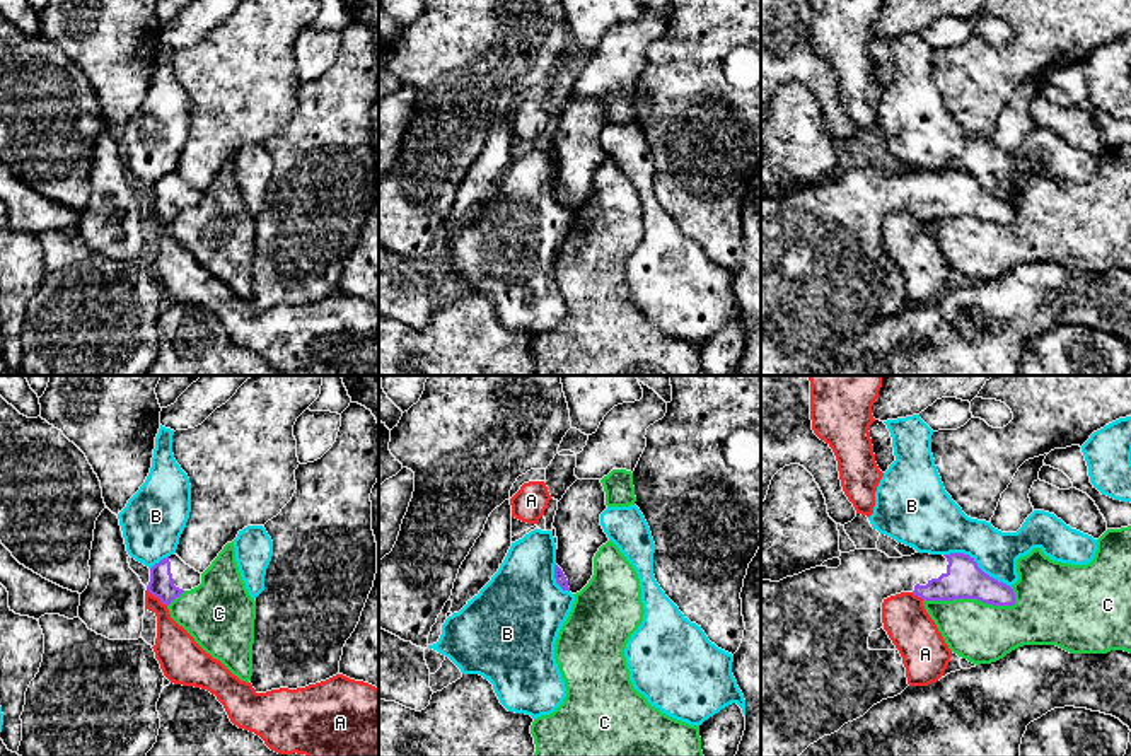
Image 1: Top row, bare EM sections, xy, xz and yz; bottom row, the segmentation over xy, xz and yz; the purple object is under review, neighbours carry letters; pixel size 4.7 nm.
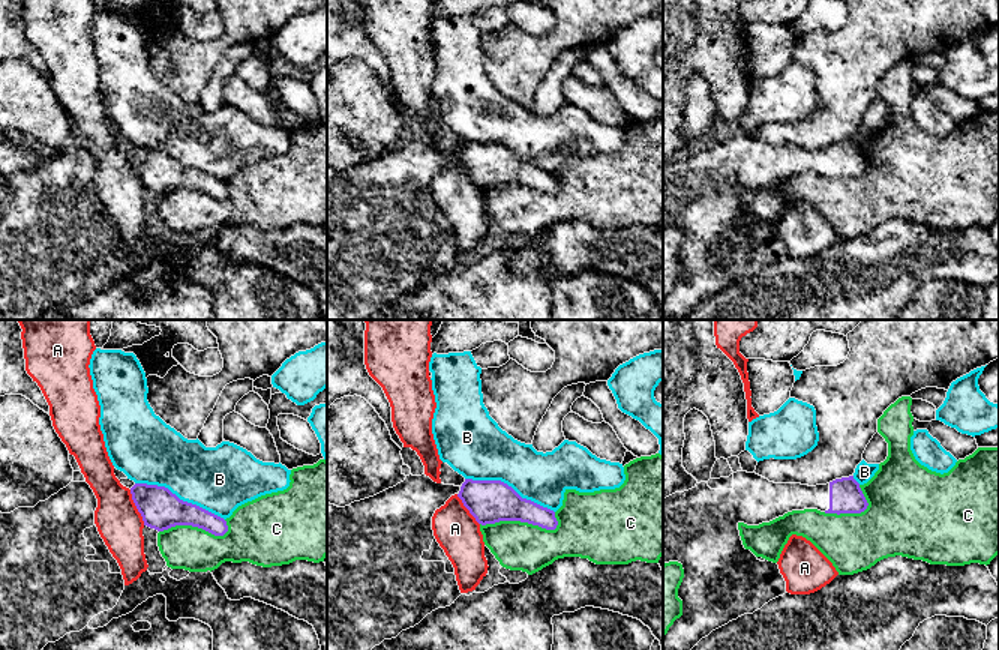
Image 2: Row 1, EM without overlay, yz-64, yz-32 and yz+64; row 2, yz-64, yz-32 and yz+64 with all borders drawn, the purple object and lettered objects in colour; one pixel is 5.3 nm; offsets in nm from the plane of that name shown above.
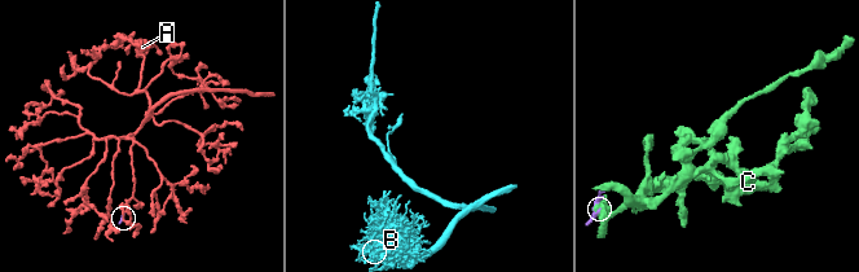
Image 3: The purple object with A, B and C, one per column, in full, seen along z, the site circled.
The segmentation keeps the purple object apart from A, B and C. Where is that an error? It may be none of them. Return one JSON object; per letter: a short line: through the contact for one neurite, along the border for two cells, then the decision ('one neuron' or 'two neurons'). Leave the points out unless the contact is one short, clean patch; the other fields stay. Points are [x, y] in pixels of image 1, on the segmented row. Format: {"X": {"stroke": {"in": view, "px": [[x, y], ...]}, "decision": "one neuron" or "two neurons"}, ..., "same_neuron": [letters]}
{"A": {"stroke": {"in": "xy", "px": [[147, 589], [166, 606]]}, "decision": "two neurons"}, "B": {"decision": "two neurons"}, "C": {"decision": "two neurons"}, "same_neuron": []}

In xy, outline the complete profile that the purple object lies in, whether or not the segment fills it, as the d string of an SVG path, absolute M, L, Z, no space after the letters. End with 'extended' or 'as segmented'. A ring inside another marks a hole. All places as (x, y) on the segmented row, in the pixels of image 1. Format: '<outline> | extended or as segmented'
M104 509L96 520L90 579L80 594L78 618L109 640L142 638L147 590L169 606L201 584L201 573L174 553L150 568L145 587L130 568L128 556L118 515Z | extended

